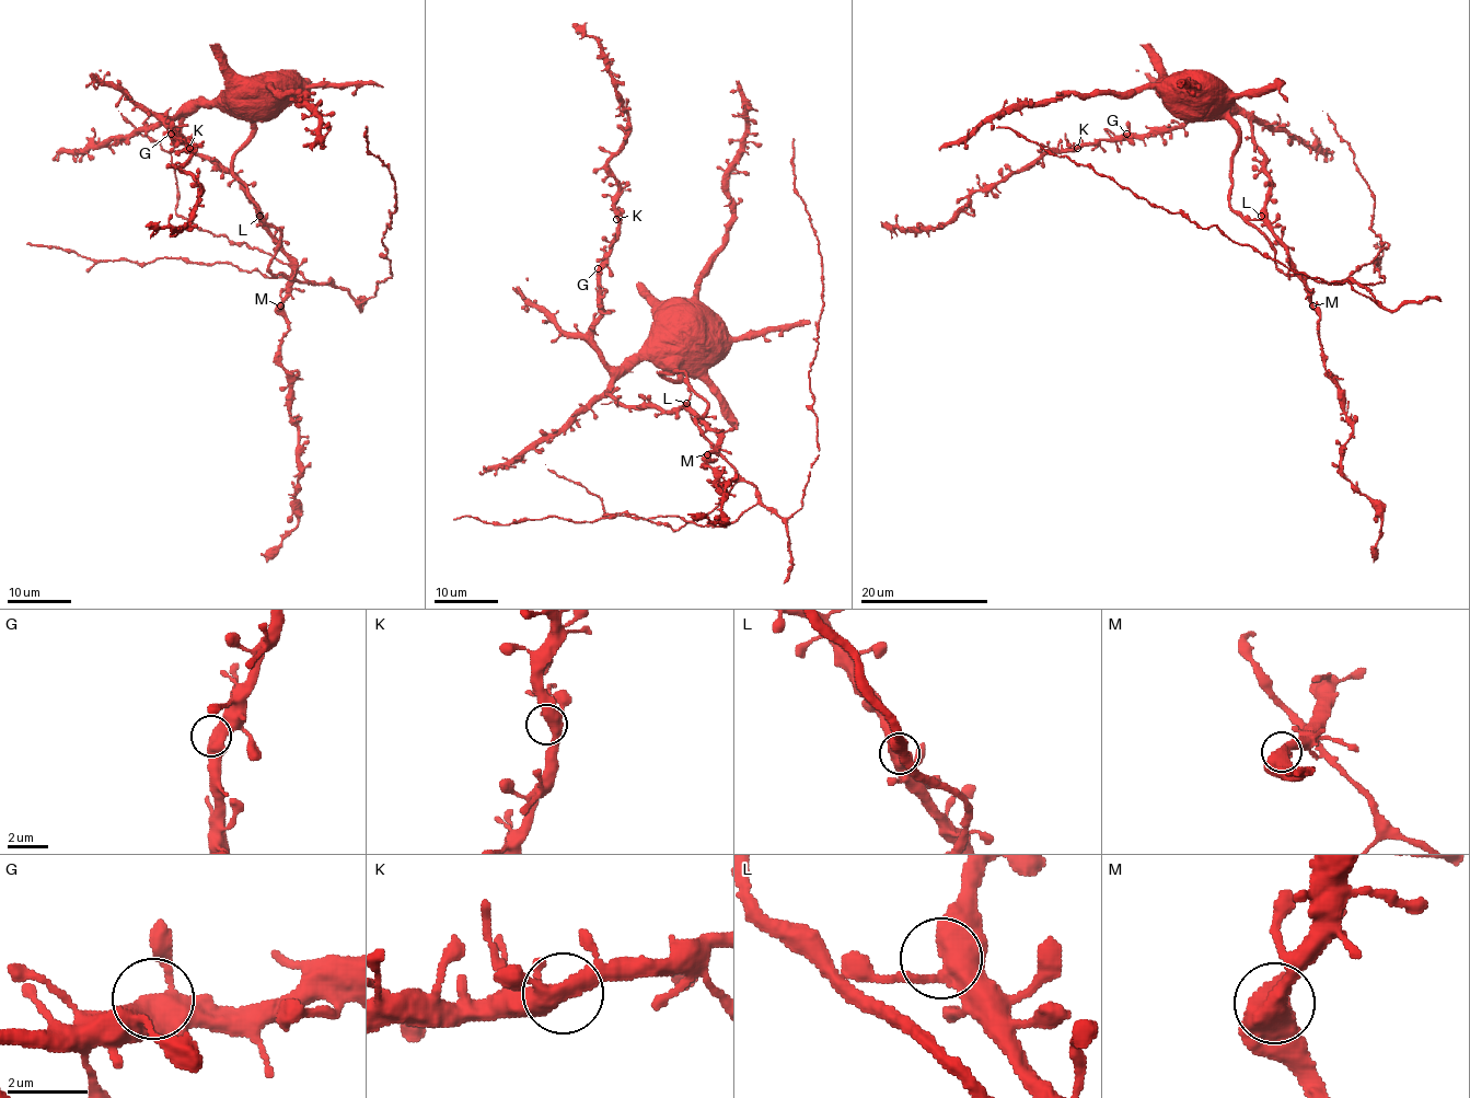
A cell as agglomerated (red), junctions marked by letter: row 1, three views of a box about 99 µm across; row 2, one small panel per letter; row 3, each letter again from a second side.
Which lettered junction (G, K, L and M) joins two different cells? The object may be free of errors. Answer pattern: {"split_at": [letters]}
{"split_at": []}

